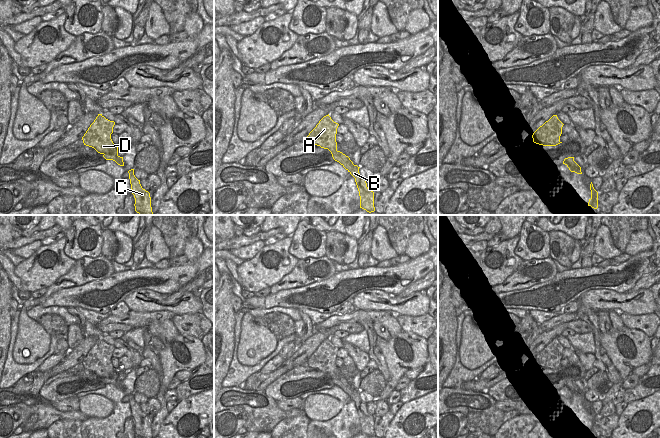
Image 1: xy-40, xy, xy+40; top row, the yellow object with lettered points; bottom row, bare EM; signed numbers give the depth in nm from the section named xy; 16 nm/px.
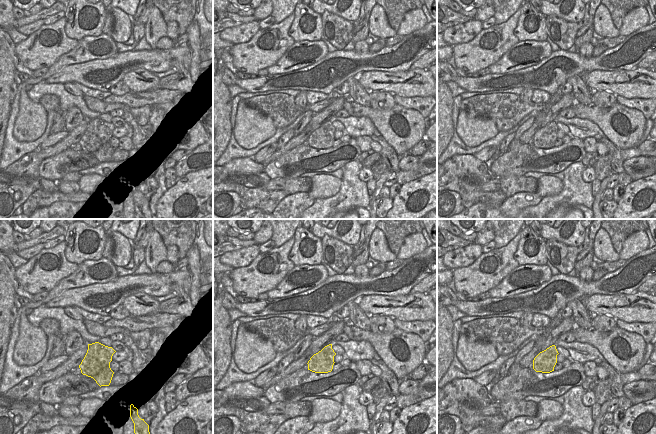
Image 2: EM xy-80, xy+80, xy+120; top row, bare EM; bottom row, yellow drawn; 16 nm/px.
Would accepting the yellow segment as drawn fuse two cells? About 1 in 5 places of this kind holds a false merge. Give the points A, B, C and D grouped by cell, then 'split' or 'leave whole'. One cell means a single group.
A B C D; leave whole

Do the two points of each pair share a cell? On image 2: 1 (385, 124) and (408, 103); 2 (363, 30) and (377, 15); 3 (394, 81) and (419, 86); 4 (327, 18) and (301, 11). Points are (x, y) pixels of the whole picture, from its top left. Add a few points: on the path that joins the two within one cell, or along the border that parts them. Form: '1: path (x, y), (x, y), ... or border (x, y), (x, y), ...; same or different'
1: border (396, 103), (406, 108), (415, 109), (425, 118); different
2: border (368, 21), (369, 31); different
3: path (400, 83), (413, 83); same
4: border (320, 15), (323, 37); different

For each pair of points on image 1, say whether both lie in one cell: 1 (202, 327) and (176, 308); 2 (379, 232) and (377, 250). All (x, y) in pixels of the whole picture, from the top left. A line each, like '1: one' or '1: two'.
1: two
2: one

